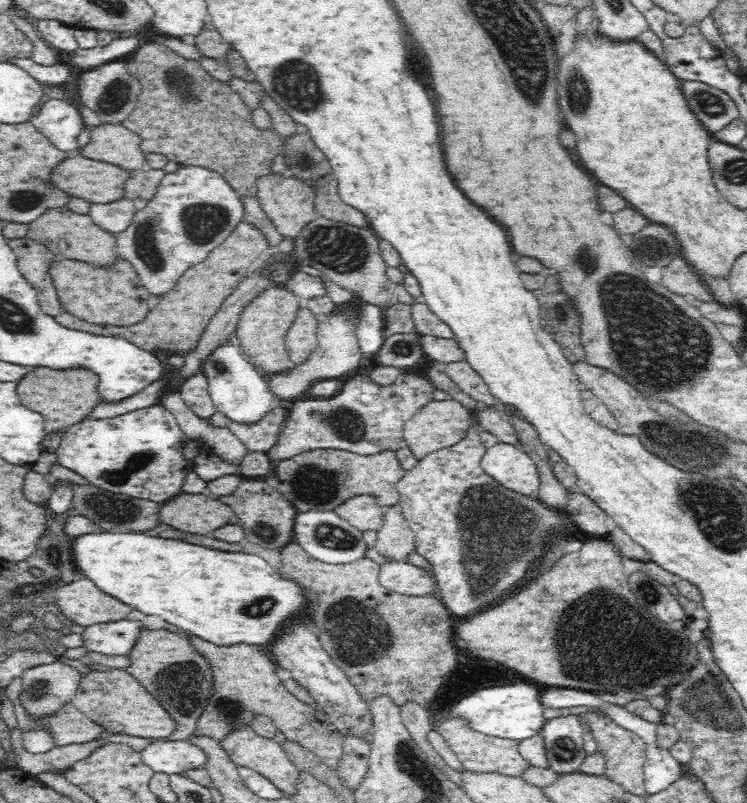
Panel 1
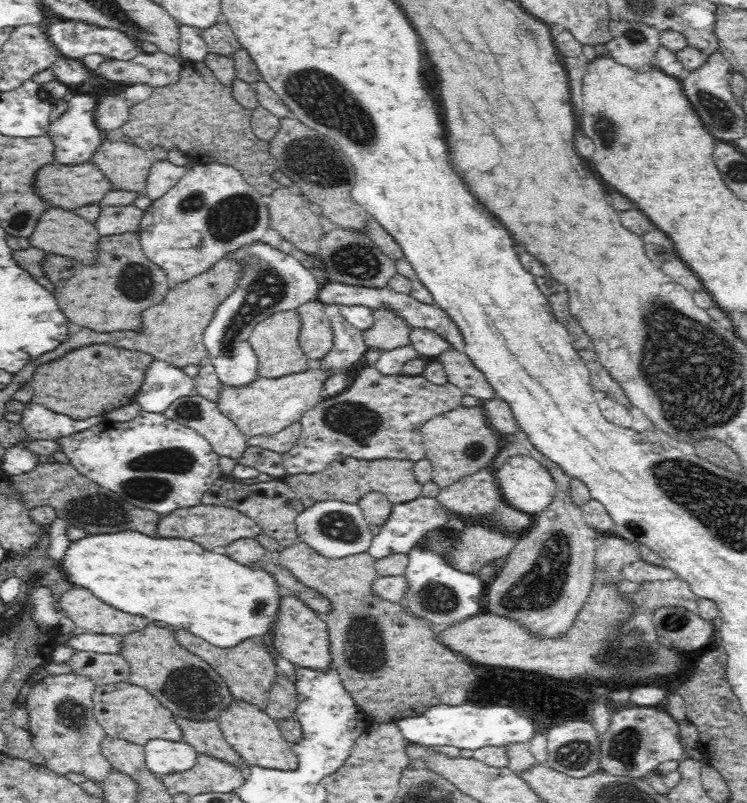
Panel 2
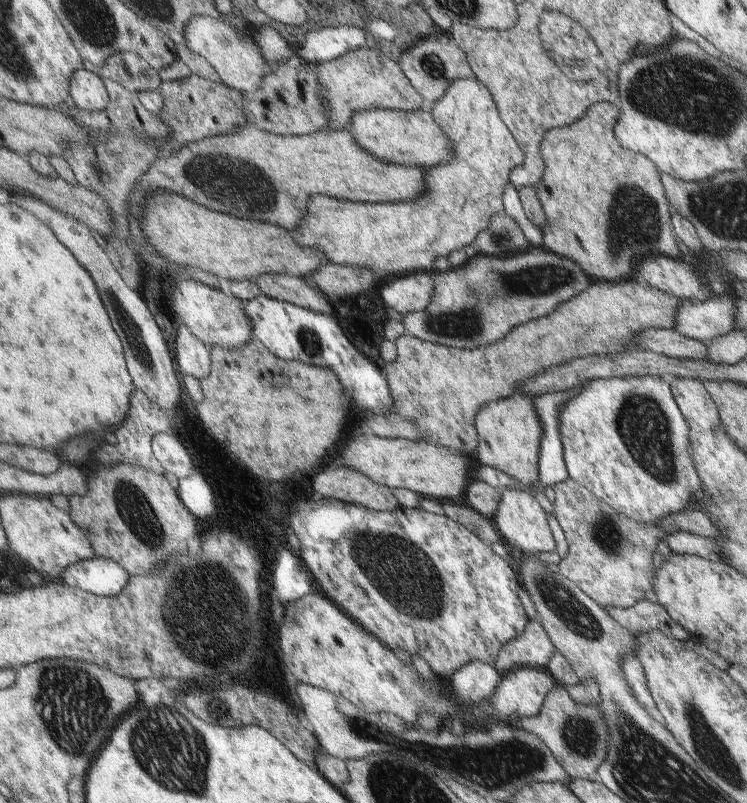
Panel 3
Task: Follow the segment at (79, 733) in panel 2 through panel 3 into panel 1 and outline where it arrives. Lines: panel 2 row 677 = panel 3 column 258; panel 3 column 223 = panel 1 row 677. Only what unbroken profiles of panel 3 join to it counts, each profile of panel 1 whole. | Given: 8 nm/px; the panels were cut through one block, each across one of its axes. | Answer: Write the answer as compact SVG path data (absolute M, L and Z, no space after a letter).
M56 662L24 668L22 676L22 706L32 716L44 716L54 712L62 702L72 700L78 692L82 676L74 670Z

